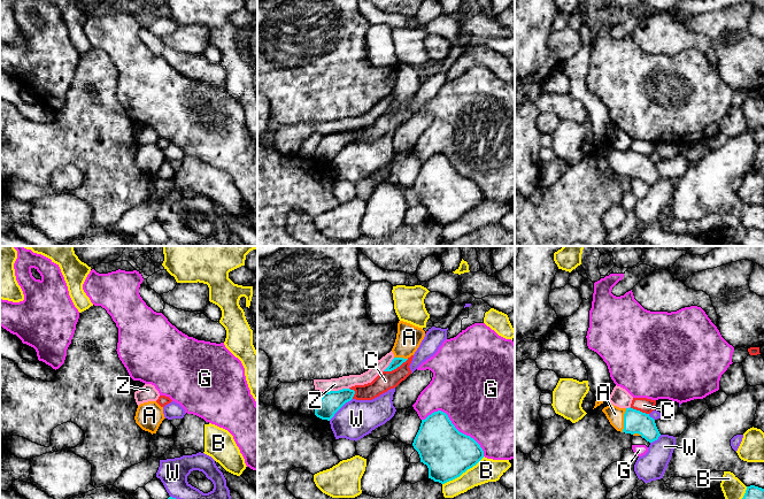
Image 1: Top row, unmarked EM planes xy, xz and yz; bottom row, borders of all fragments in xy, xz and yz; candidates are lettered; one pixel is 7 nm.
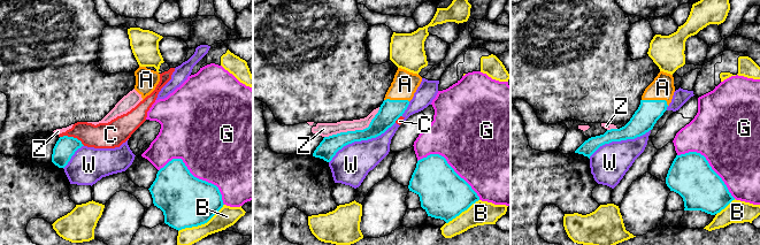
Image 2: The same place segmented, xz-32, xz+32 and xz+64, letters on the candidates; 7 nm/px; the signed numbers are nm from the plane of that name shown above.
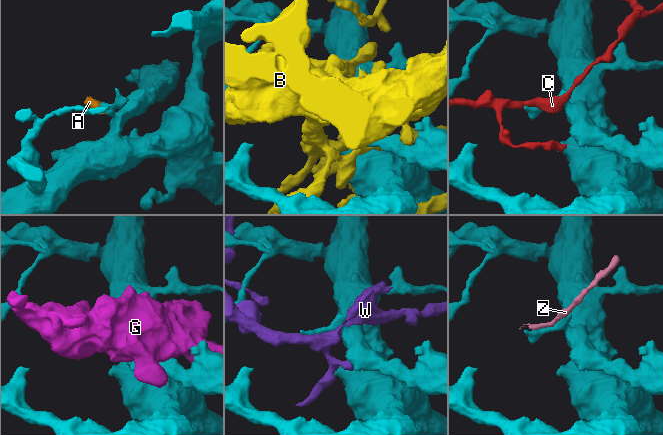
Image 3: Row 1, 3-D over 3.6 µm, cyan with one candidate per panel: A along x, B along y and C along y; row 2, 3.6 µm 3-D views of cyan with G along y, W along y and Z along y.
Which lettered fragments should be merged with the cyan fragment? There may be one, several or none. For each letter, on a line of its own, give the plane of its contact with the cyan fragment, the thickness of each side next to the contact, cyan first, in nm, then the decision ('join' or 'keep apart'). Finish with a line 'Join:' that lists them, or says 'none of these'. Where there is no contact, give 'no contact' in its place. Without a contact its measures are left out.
A: yz | 160/120 nm | join
B: xz | 340/160 nm | keep apart
C: xz | 70/130 nm | keep apart
G: xz | 340/500 nm | keep apart
W: xz | 150/260 nm | keep apart
Z: xz | 150/100 nm | keep apart
Join: A

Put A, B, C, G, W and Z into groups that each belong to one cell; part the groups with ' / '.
A / B / C / G / W / Z

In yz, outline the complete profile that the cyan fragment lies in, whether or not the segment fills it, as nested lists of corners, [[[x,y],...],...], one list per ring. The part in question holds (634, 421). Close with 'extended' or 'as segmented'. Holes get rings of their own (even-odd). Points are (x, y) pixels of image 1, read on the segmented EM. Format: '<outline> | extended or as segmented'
[[[610,404],[602,412],[610,424],[620,432],[641,436],[647,442],[653,443],[661,436],[655,420],[649,414],[633,408],[619,408]]] | extended

